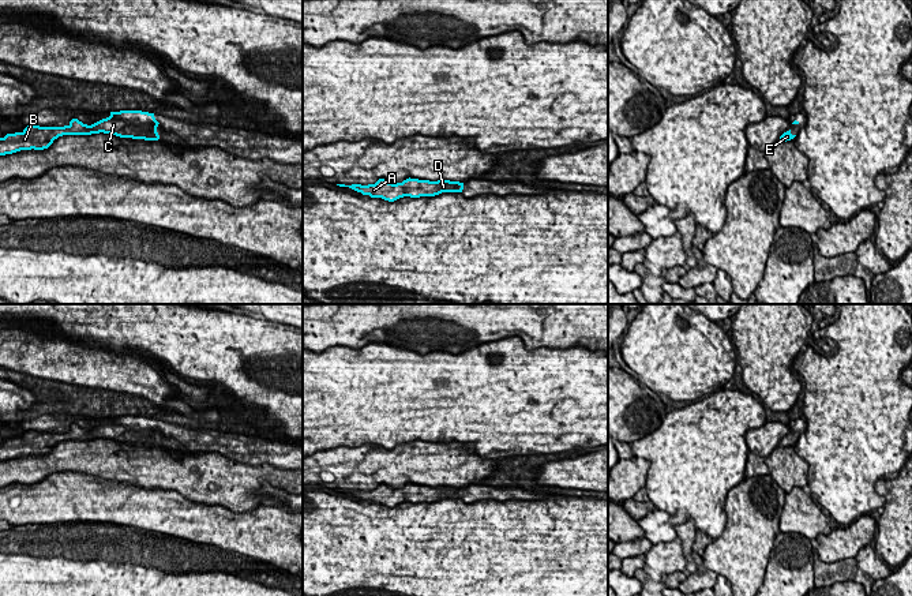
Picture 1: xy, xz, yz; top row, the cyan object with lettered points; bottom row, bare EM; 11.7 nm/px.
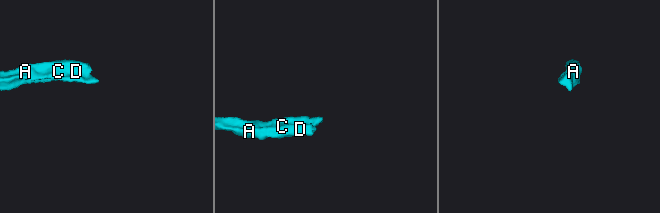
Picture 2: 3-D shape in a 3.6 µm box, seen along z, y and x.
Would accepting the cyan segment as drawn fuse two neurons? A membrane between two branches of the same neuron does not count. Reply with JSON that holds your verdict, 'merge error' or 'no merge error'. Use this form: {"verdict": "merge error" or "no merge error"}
{"verdict": "no merge error"}

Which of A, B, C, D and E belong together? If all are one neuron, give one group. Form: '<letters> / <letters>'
A B C D E

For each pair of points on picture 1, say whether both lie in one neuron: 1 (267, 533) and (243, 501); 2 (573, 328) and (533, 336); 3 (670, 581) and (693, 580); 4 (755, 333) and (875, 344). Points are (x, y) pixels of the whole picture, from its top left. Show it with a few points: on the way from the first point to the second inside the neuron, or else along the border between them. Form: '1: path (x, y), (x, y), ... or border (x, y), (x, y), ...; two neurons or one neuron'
1: border (267, 502), (250, 510), (218, 506); two neurons
2: path (563, 328), (543, 328); one neuron
3: border (690, 573), (682, 581); two neurons
4: border (814, 318), (804, 340); two neurons

